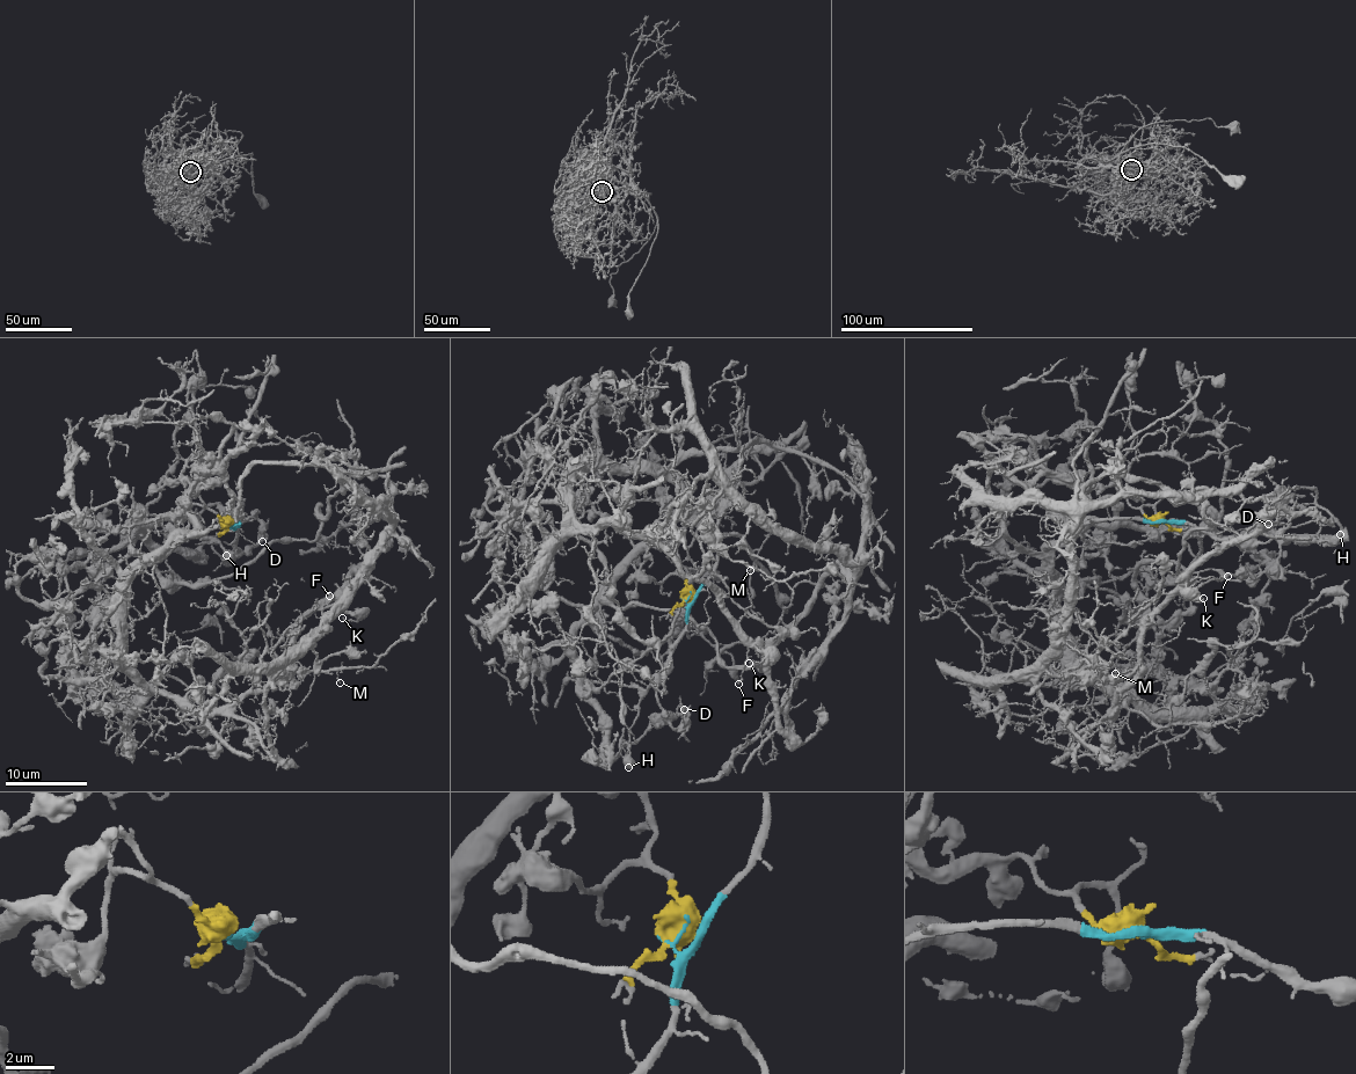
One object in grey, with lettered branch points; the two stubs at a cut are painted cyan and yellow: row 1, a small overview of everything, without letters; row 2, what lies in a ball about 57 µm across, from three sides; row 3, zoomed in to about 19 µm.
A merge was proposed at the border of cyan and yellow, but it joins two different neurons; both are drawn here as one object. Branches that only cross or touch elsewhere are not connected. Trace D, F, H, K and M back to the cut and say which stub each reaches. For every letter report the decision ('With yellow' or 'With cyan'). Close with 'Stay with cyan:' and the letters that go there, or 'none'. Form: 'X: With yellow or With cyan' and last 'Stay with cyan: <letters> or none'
D: With cyan
F: With yellow
H: With cyan
K: With yellow
M: With yellow
Stay with cyan: D, H

